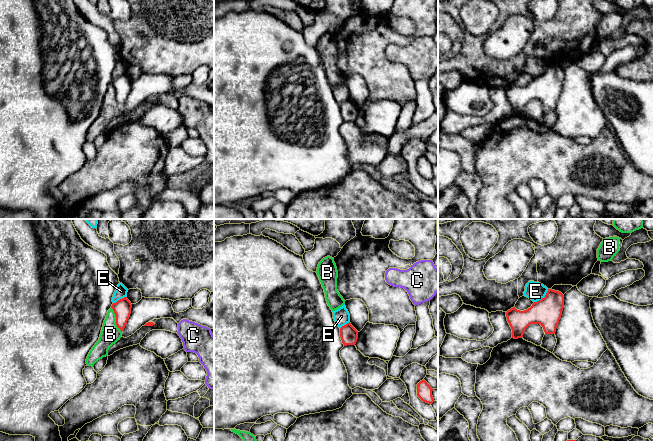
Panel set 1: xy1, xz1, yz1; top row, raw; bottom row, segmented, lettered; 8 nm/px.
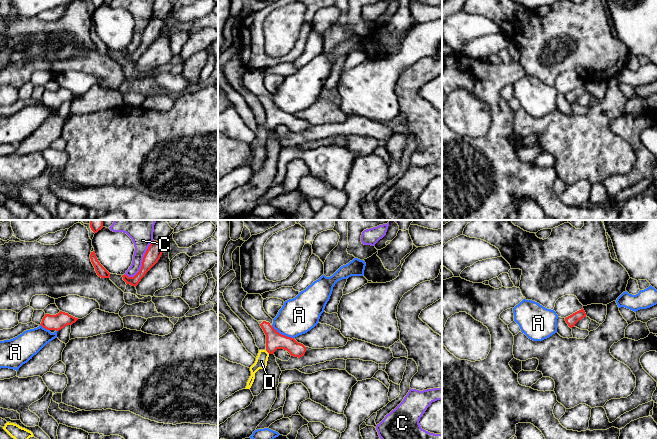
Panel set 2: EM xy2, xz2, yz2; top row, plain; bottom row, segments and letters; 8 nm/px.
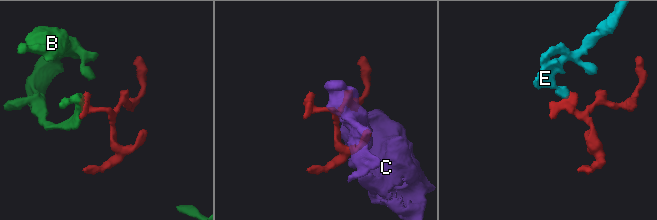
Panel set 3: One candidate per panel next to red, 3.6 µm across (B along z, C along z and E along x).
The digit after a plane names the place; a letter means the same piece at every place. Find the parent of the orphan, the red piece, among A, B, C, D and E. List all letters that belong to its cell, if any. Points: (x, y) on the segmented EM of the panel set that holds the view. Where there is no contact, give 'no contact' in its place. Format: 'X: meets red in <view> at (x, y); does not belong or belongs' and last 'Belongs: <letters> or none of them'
A: meets red in xz2 at (281, 334); does not belong
B: meets red in xy1 at (116, 320); does not belong
C: meets red in xy2 at (142, 262); does not belong
D: meets red in xz2 at (267, 351); belongs
E: meets red in yz1 at (542, 298); does not belong
Belongs: D

